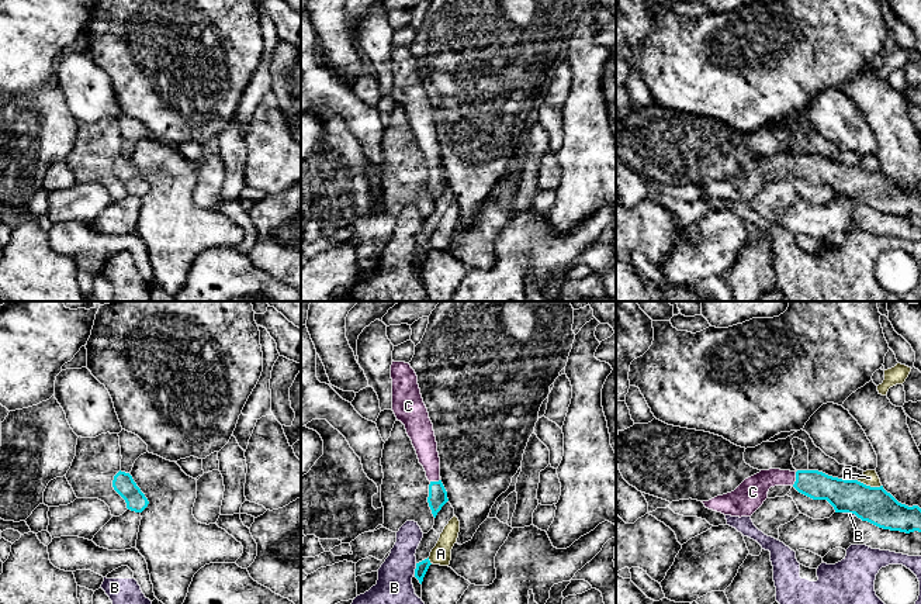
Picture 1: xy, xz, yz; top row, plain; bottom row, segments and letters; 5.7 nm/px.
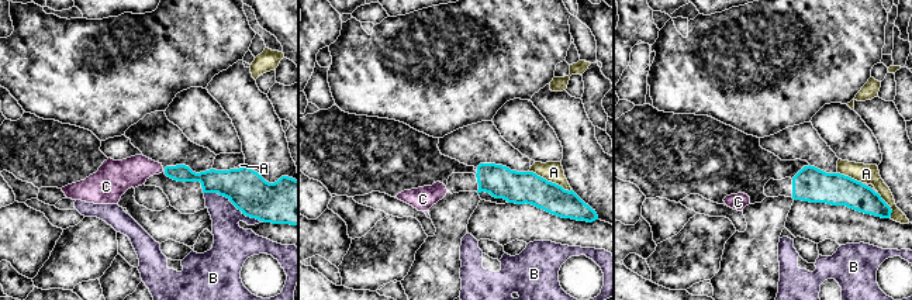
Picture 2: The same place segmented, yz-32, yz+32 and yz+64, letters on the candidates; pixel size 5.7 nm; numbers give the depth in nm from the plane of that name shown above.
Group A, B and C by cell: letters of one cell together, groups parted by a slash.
A / B / C

